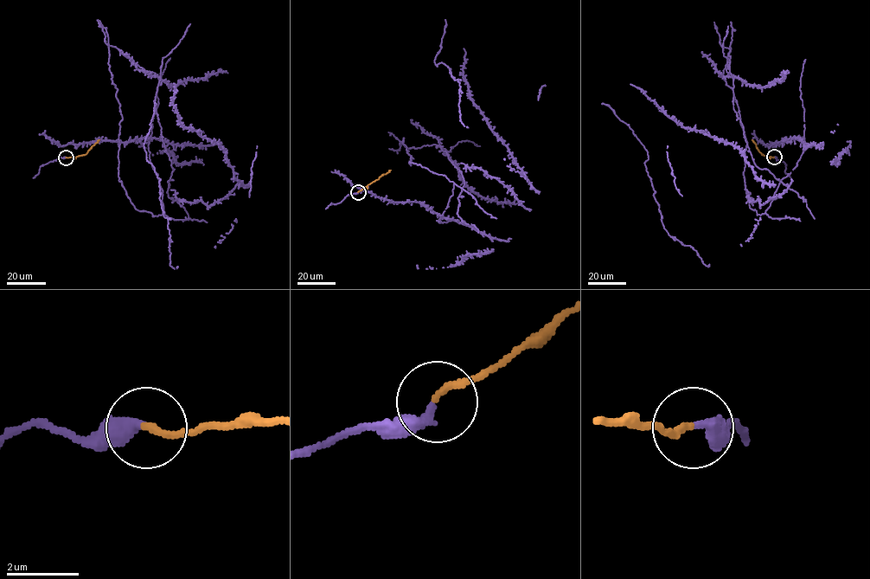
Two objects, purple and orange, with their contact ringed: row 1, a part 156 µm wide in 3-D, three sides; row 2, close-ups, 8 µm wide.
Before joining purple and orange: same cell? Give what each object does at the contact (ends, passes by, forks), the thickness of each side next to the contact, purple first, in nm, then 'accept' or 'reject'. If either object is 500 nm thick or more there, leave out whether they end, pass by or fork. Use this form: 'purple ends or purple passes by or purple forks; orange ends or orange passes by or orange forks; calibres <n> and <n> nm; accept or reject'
purple ends; orange ends; calibres 360 and 180 nm; accept

